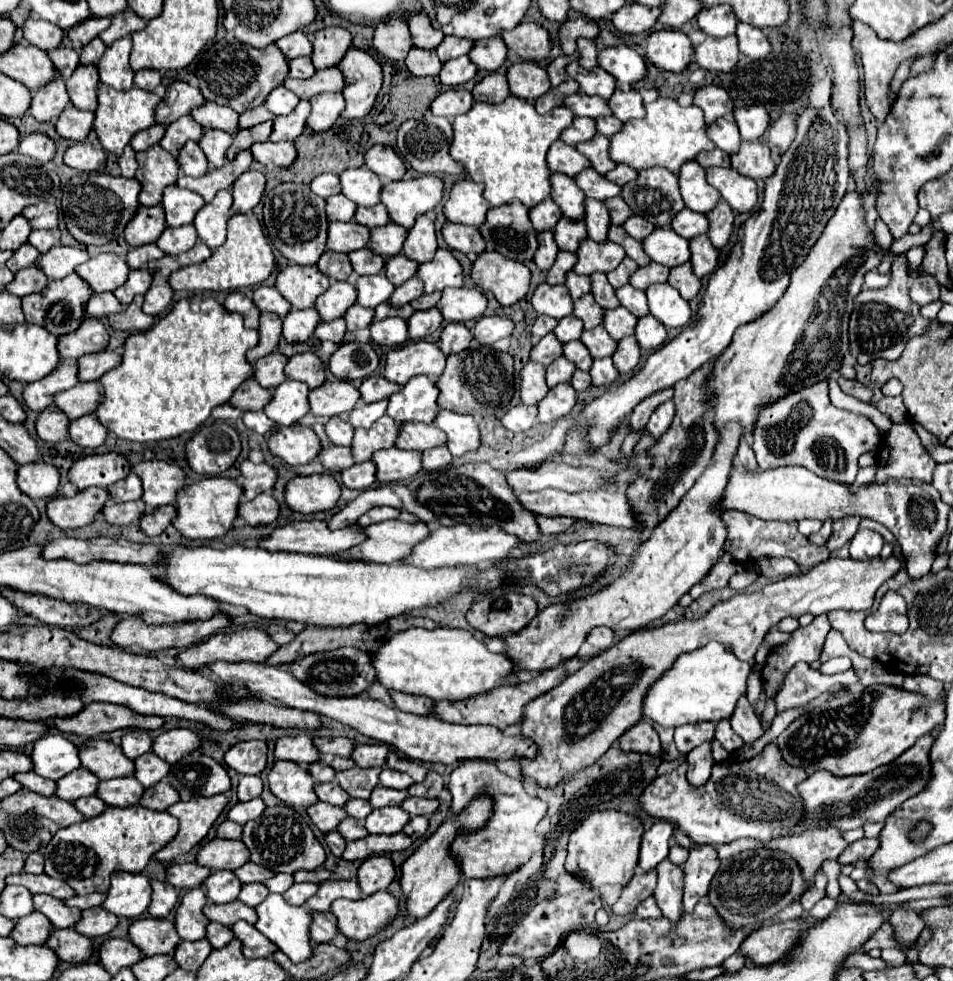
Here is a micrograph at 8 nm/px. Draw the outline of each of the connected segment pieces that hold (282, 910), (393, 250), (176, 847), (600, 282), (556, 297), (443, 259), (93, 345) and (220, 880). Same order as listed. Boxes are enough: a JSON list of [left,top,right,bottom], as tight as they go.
[[254,893,310,963],[366,223,408,257],[154,795,228,863],[590,271,620,309],[532,283,572,319],[416,249,462,293],[58,319,108,359],[202,871,242,903]]

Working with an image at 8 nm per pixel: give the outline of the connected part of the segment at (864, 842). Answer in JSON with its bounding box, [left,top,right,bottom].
[838,839,878,865]

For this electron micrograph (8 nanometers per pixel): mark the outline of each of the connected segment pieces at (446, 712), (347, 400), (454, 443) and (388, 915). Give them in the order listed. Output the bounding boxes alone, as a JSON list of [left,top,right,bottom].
[[432,665,564,729],[308,381,360,417],[434,409,480,457],[330,891,398,941]]

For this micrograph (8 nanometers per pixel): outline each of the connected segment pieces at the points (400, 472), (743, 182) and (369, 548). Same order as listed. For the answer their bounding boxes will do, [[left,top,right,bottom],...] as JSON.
[[372,447,422,483],[706,167,758,213],[338,519,430,563]]

